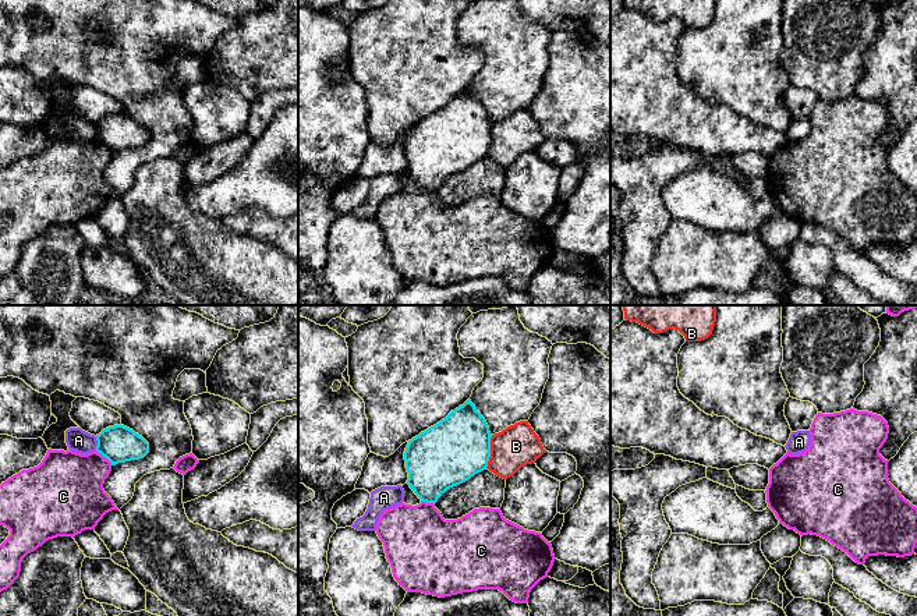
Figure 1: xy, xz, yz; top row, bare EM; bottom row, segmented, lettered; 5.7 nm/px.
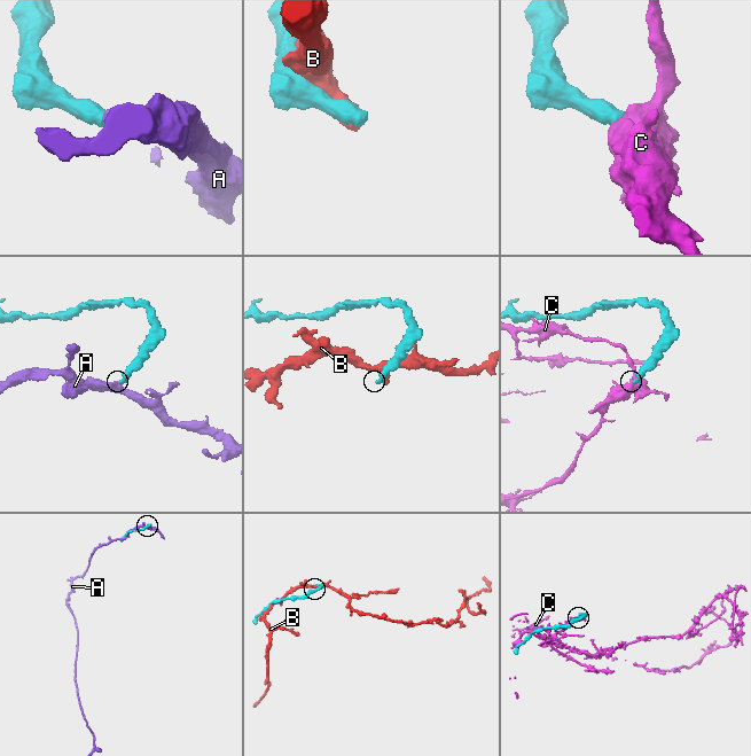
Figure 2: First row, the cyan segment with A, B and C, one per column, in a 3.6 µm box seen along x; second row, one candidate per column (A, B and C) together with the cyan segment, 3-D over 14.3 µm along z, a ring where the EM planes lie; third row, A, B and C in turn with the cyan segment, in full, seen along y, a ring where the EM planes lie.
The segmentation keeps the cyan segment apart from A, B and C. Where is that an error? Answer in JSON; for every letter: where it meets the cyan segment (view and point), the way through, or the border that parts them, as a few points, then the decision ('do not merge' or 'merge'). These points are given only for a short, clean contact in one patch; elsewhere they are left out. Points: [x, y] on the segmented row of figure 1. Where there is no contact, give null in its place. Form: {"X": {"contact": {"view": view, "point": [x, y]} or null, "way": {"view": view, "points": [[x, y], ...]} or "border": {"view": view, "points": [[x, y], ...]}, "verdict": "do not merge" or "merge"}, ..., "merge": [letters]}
{"A": {"contact": {"view": "xy", "point": [98, 443]}, "border": {"view": "xy", "points": [[95, 436], [96, 449]]}, "verdict": "do not merge"}, "B": {"contact": {"view": "xz", "point": [489, 452]}, "verdict": "do not merge"}, "C": {"contact": {"view": "xy", "point": [103, 456]}, "border": {"view": "xy", "points": [[95, 450], [112, 464]]}, "verdict": "do not merge"}, "merge": []}

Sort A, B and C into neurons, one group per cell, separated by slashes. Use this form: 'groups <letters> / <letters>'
groups A / B / C

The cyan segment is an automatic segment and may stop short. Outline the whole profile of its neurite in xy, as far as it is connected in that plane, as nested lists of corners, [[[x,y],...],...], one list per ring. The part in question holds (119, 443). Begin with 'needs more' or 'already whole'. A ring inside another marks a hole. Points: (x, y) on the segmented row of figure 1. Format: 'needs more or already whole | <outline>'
already whole | [[[114,425],[96,435],[96,452],[111,465],[144,459],[149,453],[149,443],[124,425]]]

